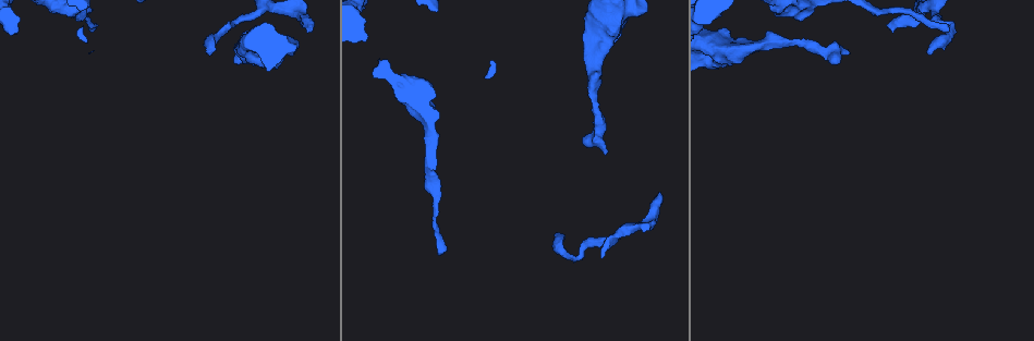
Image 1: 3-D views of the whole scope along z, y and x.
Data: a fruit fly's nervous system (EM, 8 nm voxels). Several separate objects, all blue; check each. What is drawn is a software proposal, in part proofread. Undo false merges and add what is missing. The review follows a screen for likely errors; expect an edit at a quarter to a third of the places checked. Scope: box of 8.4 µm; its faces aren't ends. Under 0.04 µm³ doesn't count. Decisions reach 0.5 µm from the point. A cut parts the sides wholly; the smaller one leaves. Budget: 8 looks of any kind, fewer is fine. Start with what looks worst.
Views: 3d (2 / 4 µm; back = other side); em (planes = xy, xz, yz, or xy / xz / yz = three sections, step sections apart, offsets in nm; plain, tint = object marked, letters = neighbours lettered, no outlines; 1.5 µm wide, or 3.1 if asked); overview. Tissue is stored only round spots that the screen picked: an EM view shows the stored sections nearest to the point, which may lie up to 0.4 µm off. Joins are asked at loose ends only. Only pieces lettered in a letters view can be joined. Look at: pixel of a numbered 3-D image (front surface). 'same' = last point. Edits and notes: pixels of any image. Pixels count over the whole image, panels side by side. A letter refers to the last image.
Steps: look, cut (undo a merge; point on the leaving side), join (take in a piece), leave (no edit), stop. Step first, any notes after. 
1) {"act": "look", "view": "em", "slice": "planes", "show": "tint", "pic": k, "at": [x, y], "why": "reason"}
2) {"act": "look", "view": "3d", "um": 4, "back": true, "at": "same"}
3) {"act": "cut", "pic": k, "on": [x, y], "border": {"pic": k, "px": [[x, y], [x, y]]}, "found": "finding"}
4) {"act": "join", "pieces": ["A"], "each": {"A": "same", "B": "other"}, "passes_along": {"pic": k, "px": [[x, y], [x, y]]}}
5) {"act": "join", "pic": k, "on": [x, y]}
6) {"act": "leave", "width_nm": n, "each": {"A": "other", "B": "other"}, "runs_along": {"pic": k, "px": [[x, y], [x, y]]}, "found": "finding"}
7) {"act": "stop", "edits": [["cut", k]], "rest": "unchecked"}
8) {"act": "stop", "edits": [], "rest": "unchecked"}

{"act": "look", "view": "em", "slice": "planes", "show": "letters", "pic": 1, "at": [309, 30], "why": "branch stops here"}

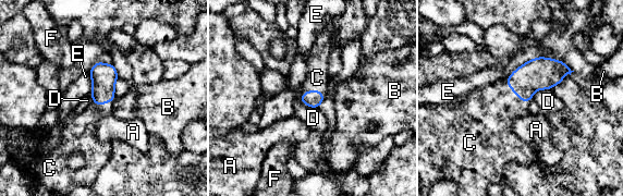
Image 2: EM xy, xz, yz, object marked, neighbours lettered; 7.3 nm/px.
{"act": "join", "pieces": ["C"], "longest_contact_nm": ["C", 240], "each": {"A": "other", "B": "other", "C": "same", "D": "other", "E": "other", "F": "other"}, "found": "it goes on there"}

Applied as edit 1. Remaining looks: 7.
{"act": "look", "view": "3d", "um": 2, "pic": 1, "at": [90, 31], "why": "end of a long branch"}

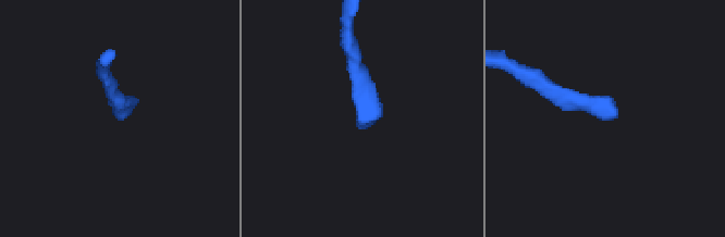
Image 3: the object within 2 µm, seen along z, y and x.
{"act": "look", "view": "em", "slice": "planes", "show": "tint", "pic": 3, "at": [606, 118], "why": "need the tissue"}

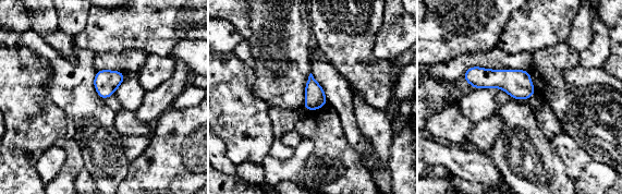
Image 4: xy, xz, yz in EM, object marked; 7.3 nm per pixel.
{"act": "look", "view": "em", "slice": "planes", "show": "letters", "at": "same", "why": "see the neighbours"}

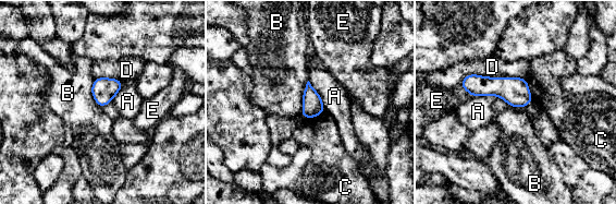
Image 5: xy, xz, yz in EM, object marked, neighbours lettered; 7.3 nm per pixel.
{"act": "leave", "each": {"A": "other", "B": "other", "C": "other", "D": "other", "E": "other"}, "border": {"pic": 5, "px": [[308, 80], [300, 115]]}, "found": "none of them fits"}

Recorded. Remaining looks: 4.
{"act": "stop", "edits": [["join", 2]], "rest": "unchecked"}

